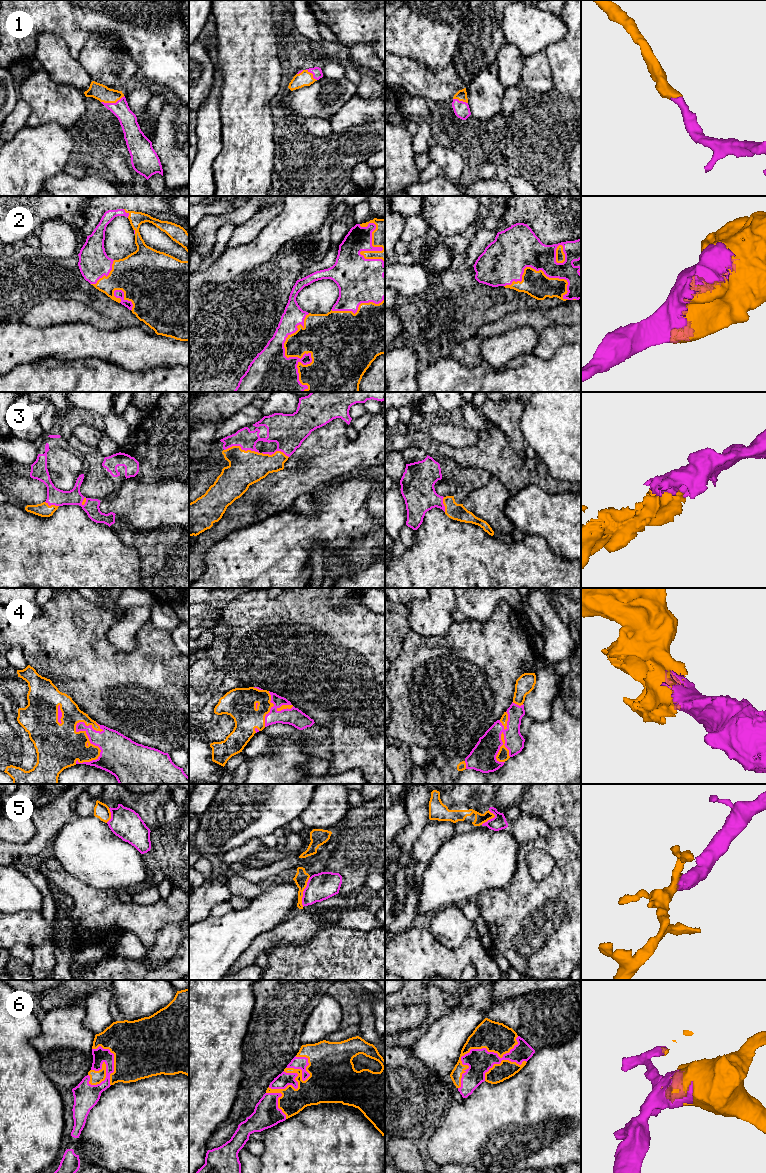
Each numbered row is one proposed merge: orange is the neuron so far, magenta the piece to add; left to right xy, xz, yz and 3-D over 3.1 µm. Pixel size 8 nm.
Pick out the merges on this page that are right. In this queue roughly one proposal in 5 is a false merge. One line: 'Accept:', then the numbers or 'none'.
Accept: 1, 2, 3, 4, 6

